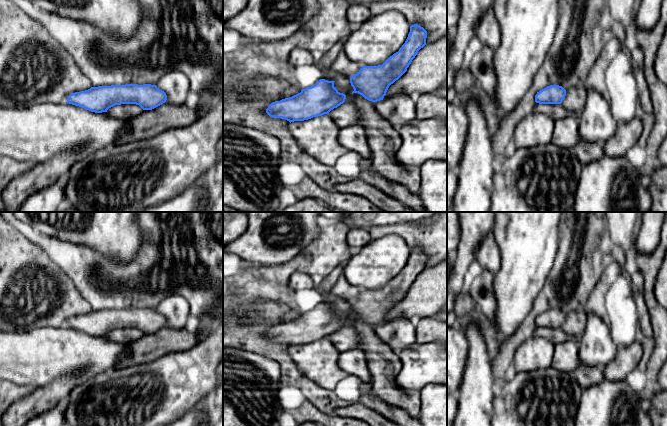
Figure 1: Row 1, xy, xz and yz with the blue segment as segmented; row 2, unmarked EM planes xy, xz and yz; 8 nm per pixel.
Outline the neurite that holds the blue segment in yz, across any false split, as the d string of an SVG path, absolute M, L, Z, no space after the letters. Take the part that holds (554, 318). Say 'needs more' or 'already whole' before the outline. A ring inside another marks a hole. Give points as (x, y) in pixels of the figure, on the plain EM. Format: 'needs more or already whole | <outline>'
already whole | M550 309L535 319L535 326L539 328L561 328L566 320L566 314L559 309Z

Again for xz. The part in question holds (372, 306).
already whole | M420 249L410 250L405 267L398 276L390 280L382 289L362 290L359 296L350 301L353 317L377 326L383 324L391 308L406 295L418 275L426 269L427 255Z

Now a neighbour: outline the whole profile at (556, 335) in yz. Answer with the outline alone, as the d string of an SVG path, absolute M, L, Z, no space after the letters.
M536 327L533 333L533 336L540 336L550 340L552 343L560 343L567 340L575 340L579 342L579 339L566 334L562 328L539 328Z

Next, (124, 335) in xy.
M121 328L115 329L107 334L107 337L120 343L129 343L138 340L144 334L136 328Z

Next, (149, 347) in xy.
M165 326L152 334L144 334L138 340L129 342L131 355L121 358L114 369L152 362L171 352L184 352L197 345L203 338L197 330L190 332L187 327L173 329Z

